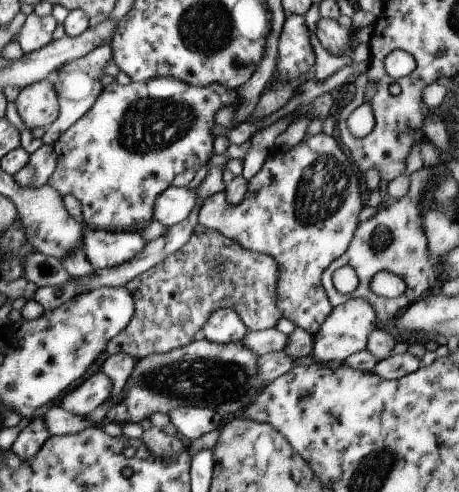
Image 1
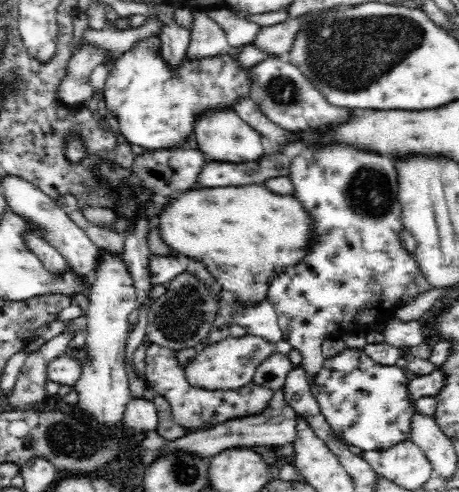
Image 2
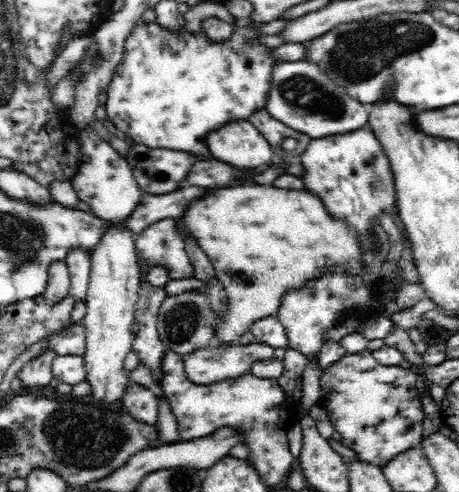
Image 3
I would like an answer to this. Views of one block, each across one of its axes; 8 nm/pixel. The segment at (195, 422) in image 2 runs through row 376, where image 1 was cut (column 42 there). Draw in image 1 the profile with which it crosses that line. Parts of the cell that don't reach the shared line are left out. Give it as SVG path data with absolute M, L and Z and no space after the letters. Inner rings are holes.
M43 144L37 152L33 152L19 172L13 174L13 182L21 188L39 188L45 186L49 176L57 166L57 158L53 154L53 146Z

